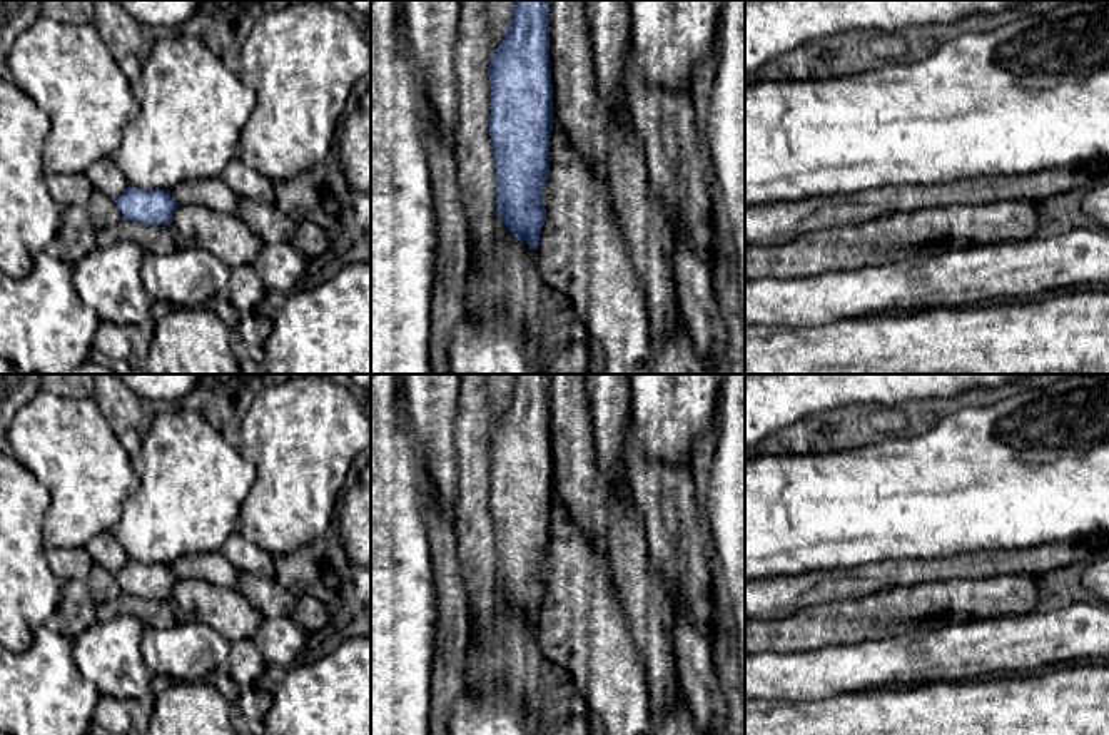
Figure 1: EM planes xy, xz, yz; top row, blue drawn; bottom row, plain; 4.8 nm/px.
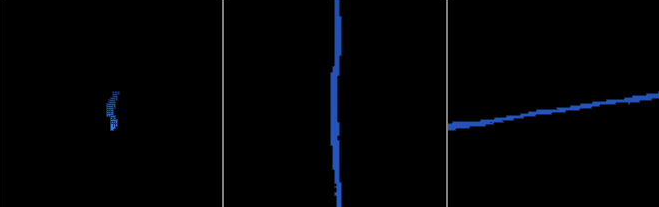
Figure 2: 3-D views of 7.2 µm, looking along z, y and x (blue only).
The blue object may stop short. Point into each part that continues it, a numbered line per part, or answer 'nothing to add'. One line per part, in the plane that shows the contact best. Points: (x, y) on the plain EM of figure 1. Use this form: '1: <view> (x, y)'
nothing to add

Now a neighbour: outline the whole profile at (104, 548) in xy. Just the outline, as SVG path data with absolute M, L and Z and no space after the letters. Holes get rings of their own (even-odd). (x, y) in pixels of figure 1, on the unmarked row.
M112 531L94 536L84 546L95 565L117 575L129 561L127 551Z

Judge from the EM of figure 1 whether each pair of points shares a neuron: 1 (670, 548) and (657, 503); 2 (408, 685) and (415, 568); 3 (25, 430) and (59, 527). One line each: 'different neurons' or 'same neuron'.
1: same neuron
2: same neuron
3: same neuron

